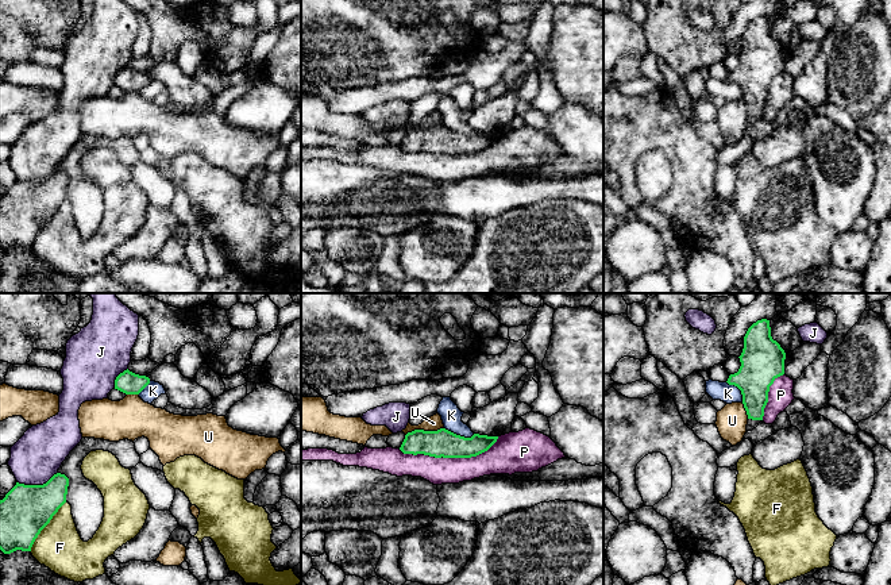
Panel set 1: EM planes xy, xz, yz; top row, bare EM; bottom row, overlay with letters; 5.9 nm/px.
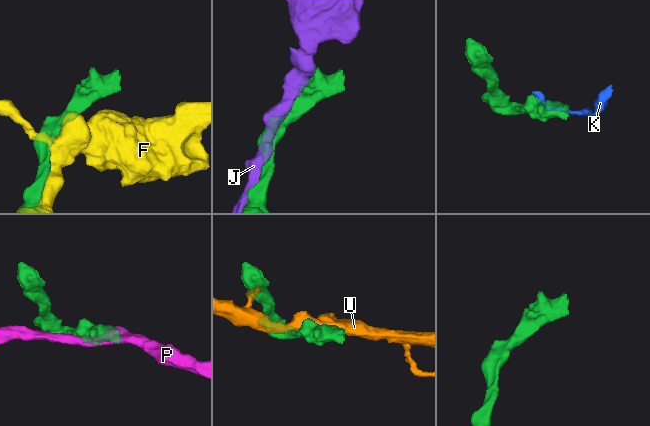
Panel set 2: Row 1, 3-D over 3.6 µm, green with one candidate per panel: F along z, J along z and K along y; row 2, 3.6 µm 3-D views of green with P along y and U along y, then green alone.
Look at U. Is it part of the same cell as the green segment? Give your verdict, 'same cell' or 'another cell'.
another cell

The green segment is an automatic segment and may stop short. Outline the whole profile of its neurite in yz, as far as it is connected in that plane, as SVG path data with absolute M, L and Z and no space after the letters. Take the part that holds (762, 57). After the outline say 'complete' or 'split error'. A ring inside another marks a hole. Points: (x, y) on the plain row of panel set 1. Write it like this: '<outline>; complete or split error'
M757 18L748 26L738 55L741 63L726 80L741 88L748 116L763 118L770 84L784 72L786 57L784 47L771 34L770 18Z; complete

